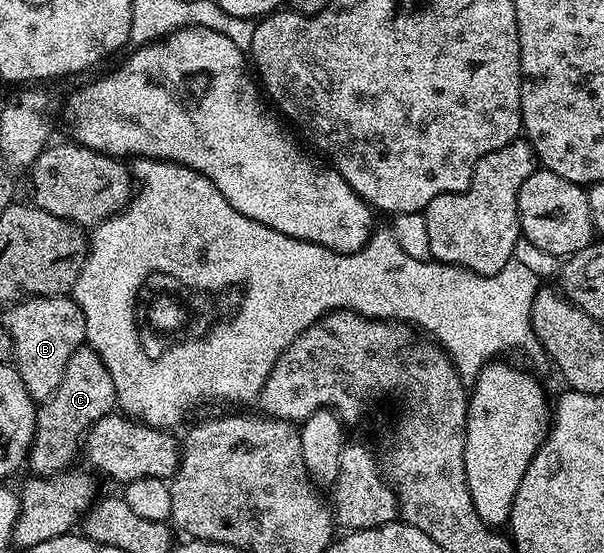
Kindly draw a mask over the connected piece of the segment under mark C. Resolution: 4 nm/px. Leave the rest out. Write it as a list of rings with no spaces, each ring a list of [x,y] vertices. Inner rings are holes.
[[[88,344],[81,345],[67,361],[66,371],[55,392],[37,406],[37,427],[29,446],[28,469],[33,469],[32,473],[39,478],[66,473],[74,465],[73,457],[76,454],[78,457],[87,431],[116,406],[115,384],[111,384],[107,364],[103,364]]]

